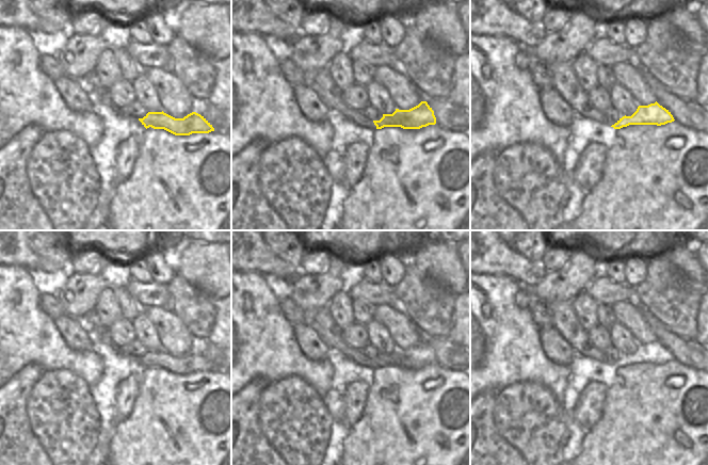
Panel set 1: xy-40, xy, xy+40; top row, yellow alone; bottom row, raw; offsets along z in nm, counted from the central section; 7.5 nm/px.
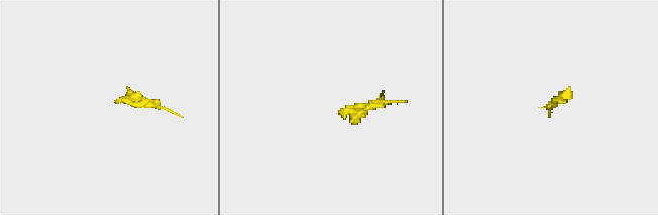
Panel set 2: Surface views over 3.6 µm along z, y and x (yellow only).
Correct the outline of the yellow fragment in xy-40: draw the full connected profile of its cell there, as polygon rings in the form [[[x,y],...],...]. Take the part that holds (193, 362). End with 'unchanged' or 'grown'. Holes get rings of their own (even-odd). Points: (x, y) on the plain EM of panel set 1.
[[[148,351],[139,357],[147,368],[164,368],[175,374],[190,374],[192,372],[209,372],[214,370],[212,364],[200,353],[192,351],[183,357],[175,357],[162,351]]]; unchanged

